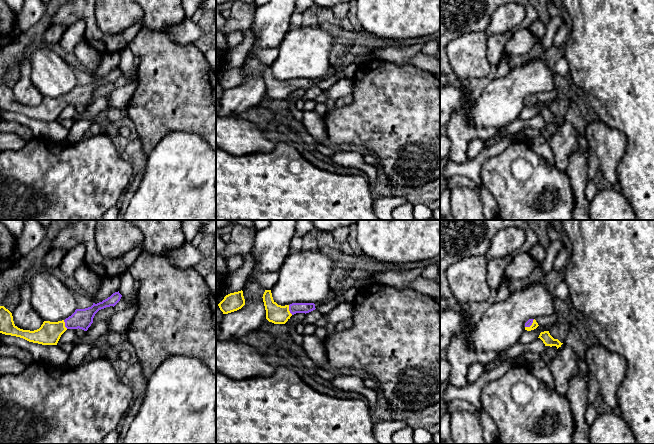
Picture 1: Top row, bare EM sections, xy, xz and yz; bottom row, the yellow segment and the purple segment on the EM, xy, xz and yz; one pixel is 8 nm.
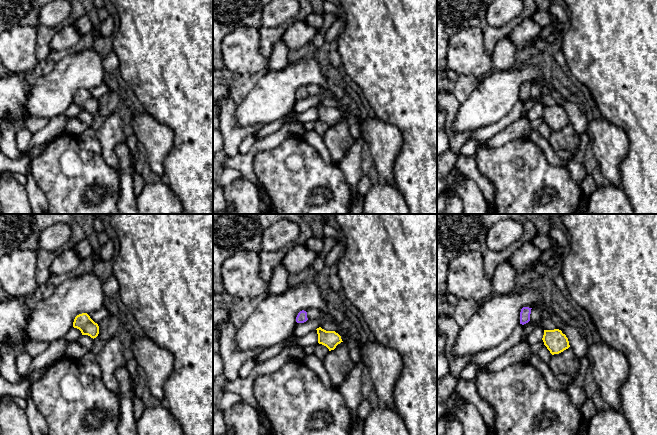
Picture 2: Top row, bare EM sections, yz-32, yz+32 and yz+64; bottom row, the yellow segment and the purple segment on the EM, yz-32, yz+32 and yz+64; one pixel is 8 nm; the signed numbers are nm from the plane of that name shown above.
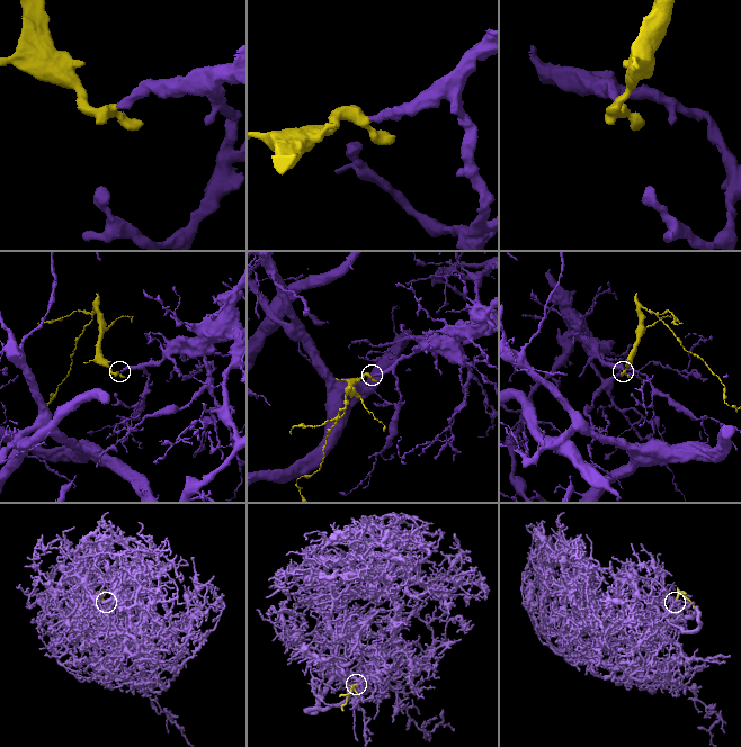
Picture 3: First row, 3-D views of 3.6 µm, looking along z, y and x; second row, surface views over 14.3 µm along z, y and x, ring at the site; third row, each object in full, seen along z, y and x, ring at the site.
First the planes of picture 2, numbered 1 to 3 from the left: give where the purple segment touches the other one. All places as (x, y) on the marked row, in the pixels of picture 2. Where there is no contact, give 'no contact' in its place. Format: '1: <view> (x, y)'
1: no contact
2: no contact
3: no contact

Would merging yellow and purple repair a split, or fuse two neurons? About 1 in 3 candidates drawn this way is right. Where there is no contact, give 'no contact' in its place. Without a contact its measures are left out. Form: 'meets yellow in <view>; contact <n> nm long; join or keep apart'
meets yellow in xz; contact 90 nm long; join

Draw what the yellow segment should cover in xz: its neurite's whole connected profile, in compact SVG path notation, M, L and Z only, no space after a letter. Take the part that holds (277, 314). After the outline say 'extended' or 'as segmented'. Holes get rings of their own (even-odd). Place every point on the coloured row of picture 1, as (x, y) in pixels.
M265 290L263 302L266 310L266 319L274 324L285 324L296 313L309 313L315 310L314 303L292 303L290 305L278 305L272 297L271 290Z; extended

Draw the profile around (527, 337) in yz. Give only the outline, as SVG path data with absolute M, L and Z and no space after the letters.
M538 326L536 329L531 331L525 330L521 335L521 337L519 338L518 343L525 344L525 345L529 344L533 342L535 339L537 339L541 332L548 331L548 330L549 328L544 326Z

